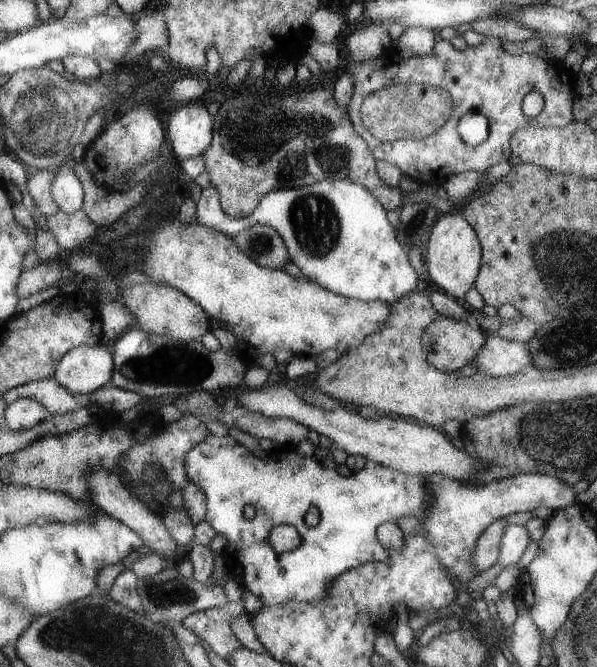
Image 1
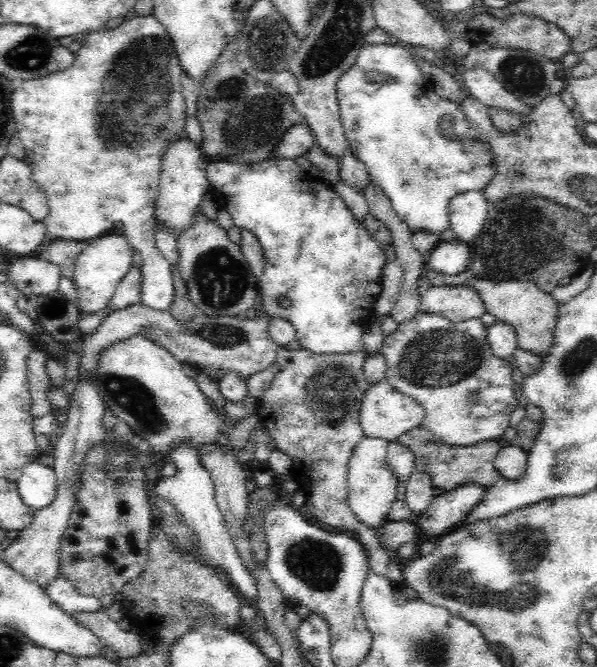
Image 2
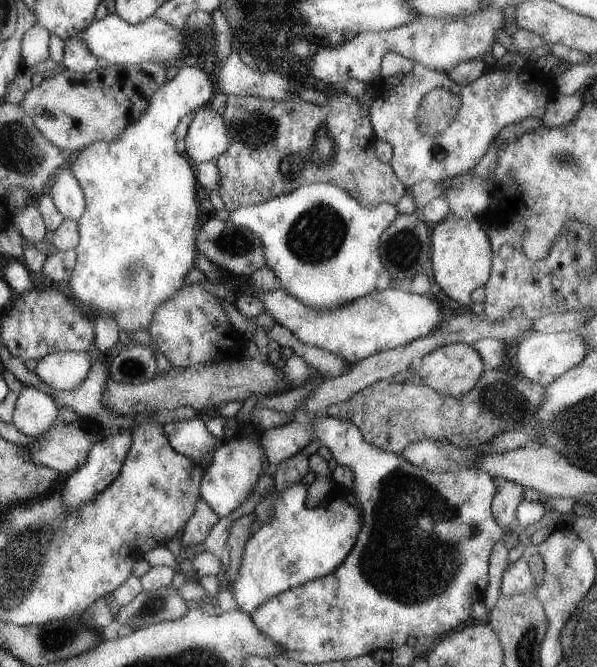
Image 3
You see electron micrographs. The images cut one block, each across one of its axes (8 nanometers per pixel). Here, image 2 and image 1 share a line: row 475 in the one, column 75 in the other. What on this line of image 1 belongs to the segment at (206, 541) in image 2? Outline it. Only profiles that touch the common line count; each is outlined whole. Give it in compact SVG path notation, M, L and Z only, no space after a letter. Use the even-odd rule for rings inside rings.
M72 159L68 160L58 171L56 178L52 180L52 198L60 210L64 212L74 212L82 208L84 191L82 183L75 172L70 168Z

